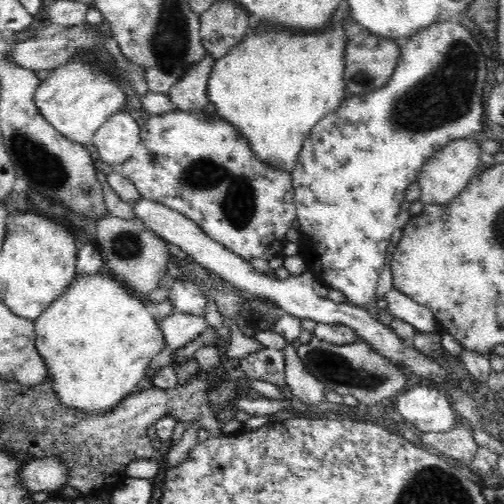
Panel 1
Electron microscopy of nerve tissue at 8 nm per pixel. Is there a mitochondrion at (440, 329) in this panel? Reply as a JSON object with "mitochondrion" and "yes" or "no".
{"mitochondrion":"no"}

